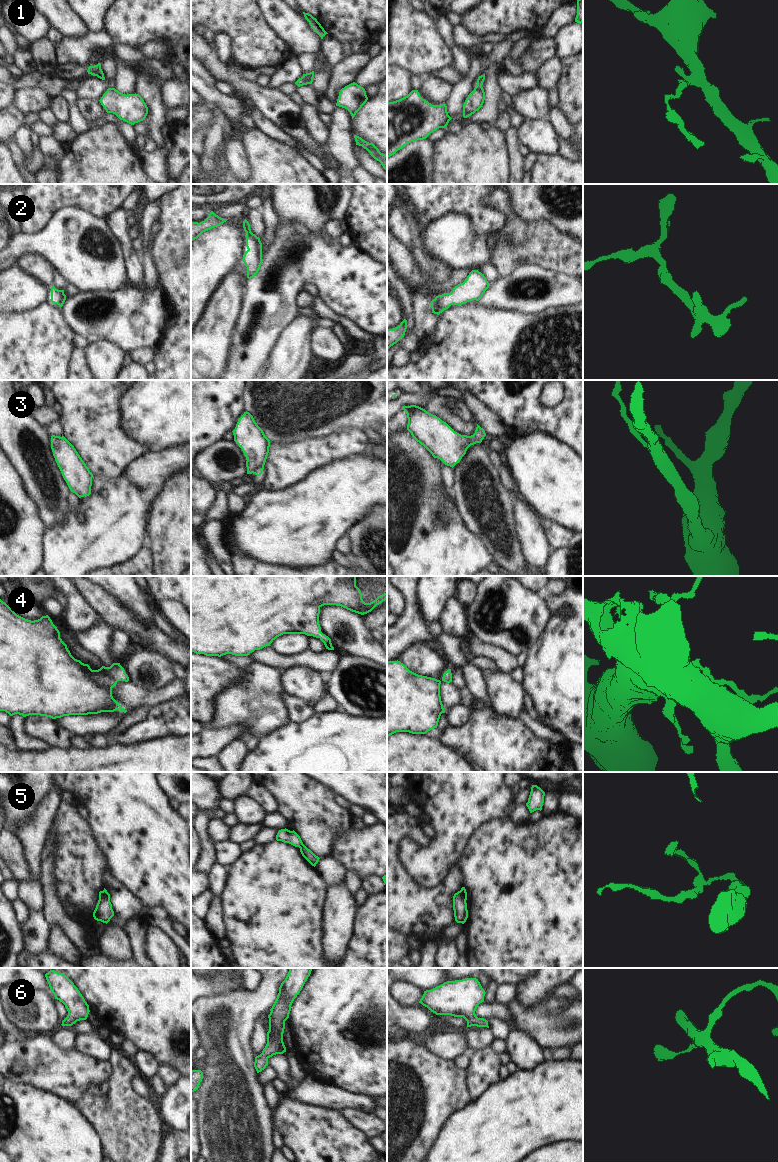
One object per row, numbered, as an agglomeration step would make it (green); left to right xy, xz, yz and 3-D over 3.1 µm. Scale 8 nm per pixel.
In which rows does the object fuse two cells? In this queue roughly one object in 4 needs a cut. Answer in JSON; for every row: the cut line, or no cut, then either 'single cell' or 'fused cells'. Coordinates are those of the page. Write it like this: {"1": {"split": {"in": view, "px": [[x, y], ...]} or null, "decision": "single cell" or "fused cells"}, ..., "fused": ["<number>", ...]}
{"1": {"split": null, "decision": "single cell"}, "2": {"split": null, "decision": "single cell"}, "3": {"split": null, "decision": "single cell"}, "4": {"split": null, "decision": "single cell"}, "5": {"split": {"in": "yz", "px": [[459, 891], [465, 901]]}, "decision": "fused cells"}, "6": {"split": null, "decision": "single cell"}, "fused": ["5"]}

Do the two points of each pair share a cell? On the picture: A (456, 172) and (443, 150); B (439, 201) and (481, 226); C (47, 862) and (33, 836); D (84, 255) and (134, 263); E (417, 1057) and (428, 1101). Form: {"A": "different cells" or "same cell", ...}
{"A": "same cell", "B": "same cell", "C": "different cells", "D": "different cells", "E": "same cell"}

